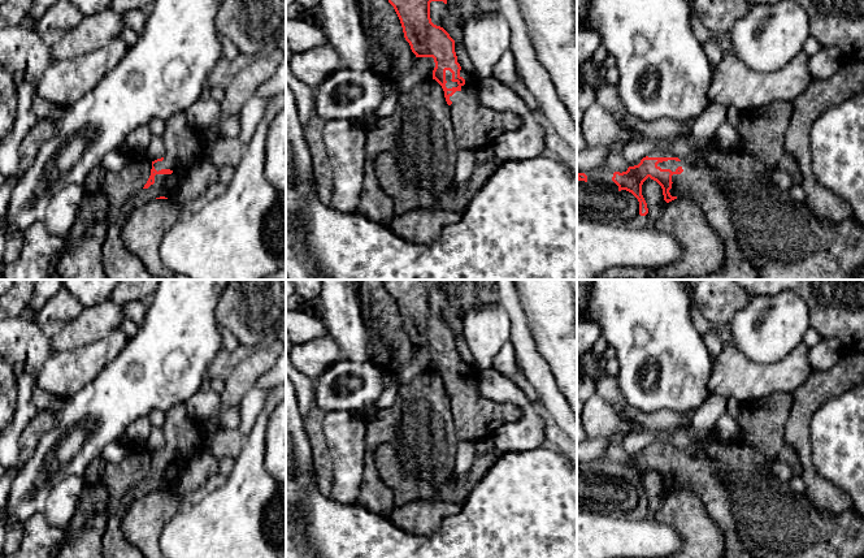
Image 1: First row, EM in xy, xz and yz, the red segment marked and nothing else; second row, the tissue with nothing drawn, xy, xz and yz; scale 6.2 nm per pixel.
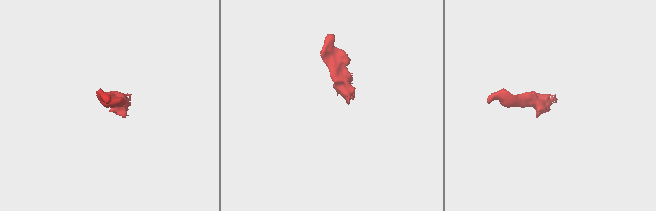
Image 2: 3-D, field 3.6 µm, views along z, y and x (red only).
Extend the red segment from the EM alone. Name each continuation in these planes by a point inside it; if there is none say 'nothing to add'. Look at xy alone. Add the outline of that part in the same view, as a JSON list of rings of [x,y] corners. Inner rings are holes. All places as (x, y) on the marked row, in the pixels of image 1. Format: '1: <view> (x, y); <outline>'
1: xy (183, 146); [[[177,113],[165,121],[162,134],[164,160],[153,164],[159,172],[170,169],[172,174],[156,174],[155,183],[139,190],[122,207],[120,216],[108,226],[103,243],[103,267],[109,280],[162,280],[151,274],[140,259],[122,242],[122,230],[127,217],[139,207],[160,196],[174,198],[190,165],[204,152],[204,143],[196,127],[187,122],[184,113]]]

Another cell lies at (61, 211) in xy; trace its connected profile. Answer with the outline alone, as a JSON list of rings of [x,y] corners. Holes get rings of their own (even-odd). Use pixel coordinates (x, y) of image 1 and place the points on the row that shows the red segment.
[[[69,185],[60,189],[51,198],[43,220],[48,233],[65,238],[71,230],[83,198],[82,185]]]

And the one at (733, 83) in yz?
[[[800,51],[782,69],[759,73],[726,53],[713,69],[708,101],[734,107],[741,112],[773,101],[793,101],[812,82],[808,62],[809,57]]]

